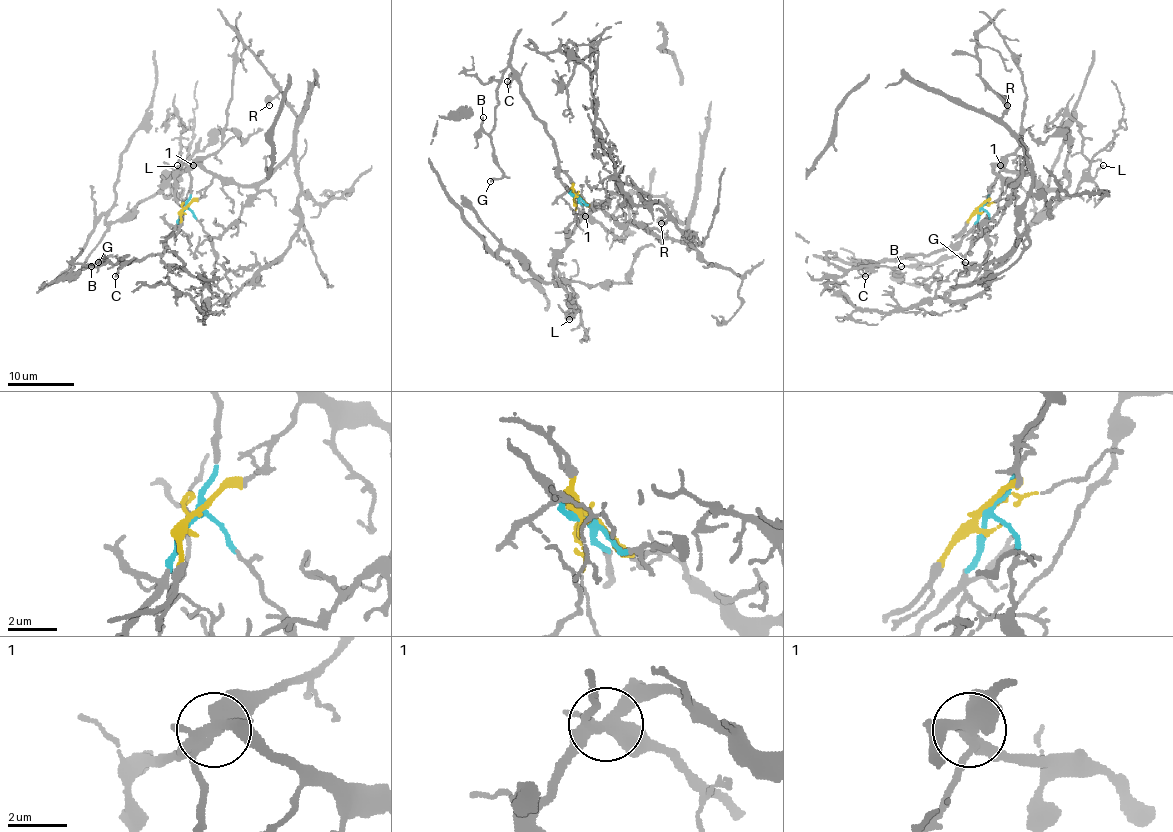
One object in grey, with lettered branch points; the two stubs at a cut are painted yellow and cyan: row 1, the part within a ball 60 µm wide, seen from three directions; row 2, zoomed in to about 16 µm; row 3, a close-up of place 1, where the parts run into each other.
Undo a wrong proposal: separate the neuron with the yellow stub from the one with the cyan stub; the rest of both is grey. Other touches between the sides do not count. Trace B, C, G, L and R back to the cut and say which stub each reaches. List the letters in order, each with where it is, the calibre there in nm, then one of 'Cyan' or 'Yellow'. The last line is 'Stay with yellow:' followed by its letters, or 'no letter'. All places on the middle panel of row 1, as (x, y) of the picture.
B: Place: (483, 117). Thickness 160 nm. Cyan
C: Place: (507, 81). Thickness 140 nm. Cyan
G: Place: (490, 181). Thickness 200 nm. Cyan
L: Place: (569, 319). Thickness 130 nm. Yellow
R: Place: (661, 223). Thickness 480 nm. Yellow
Stay with yellow: L, R

